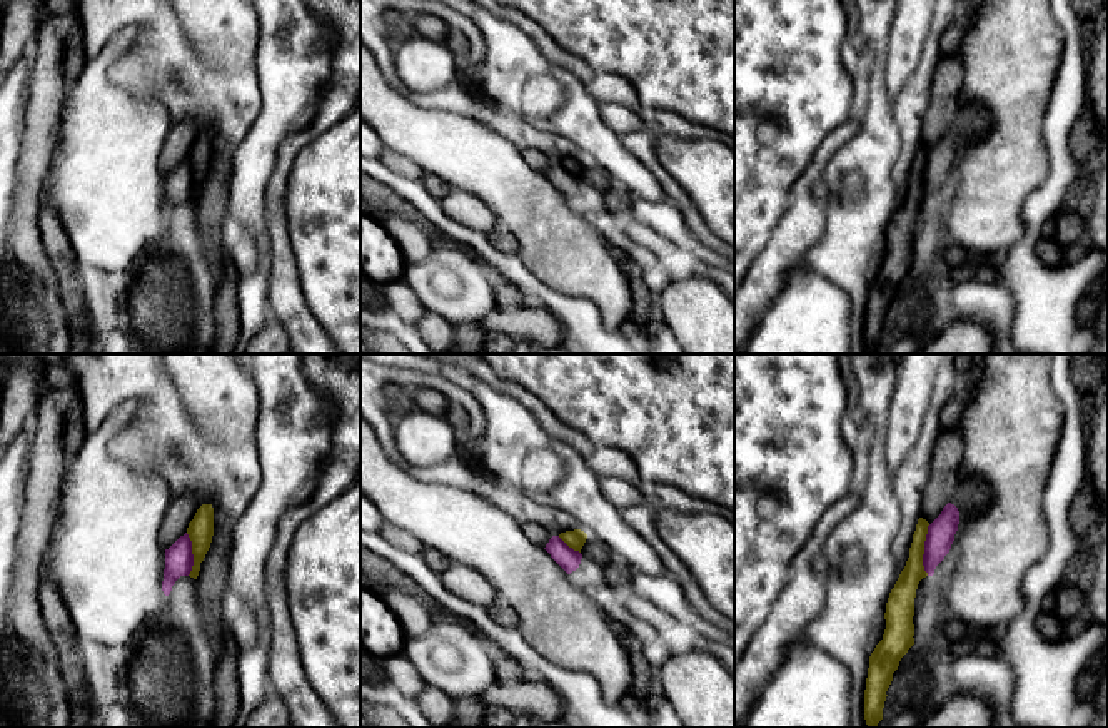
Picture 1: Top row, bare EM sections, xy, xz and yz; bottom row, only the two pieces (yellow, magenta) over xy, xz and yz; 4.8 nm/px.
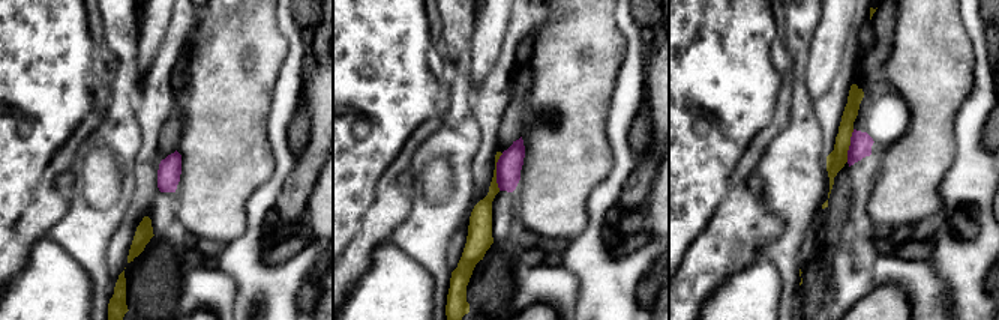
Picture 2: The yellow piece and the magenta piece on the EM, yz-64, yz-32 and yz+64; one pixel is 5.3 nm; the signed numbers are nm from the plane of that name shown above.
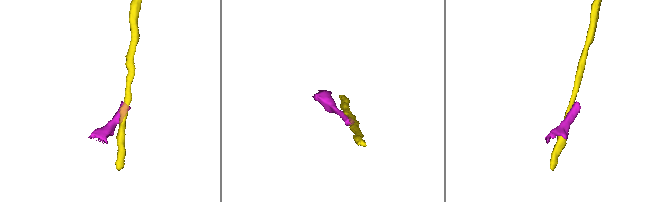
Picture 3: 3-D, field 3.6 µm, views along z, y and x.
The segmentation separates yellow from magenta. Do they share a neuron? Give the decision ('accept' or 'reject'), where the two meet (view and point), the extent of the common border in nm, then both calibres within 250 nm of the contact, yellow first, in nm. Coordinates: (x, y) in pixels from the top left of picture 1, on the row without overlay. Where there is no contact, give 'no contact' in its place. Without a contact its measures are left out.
reject | yz (923, 176) | 240 nm | 120/130 nm

